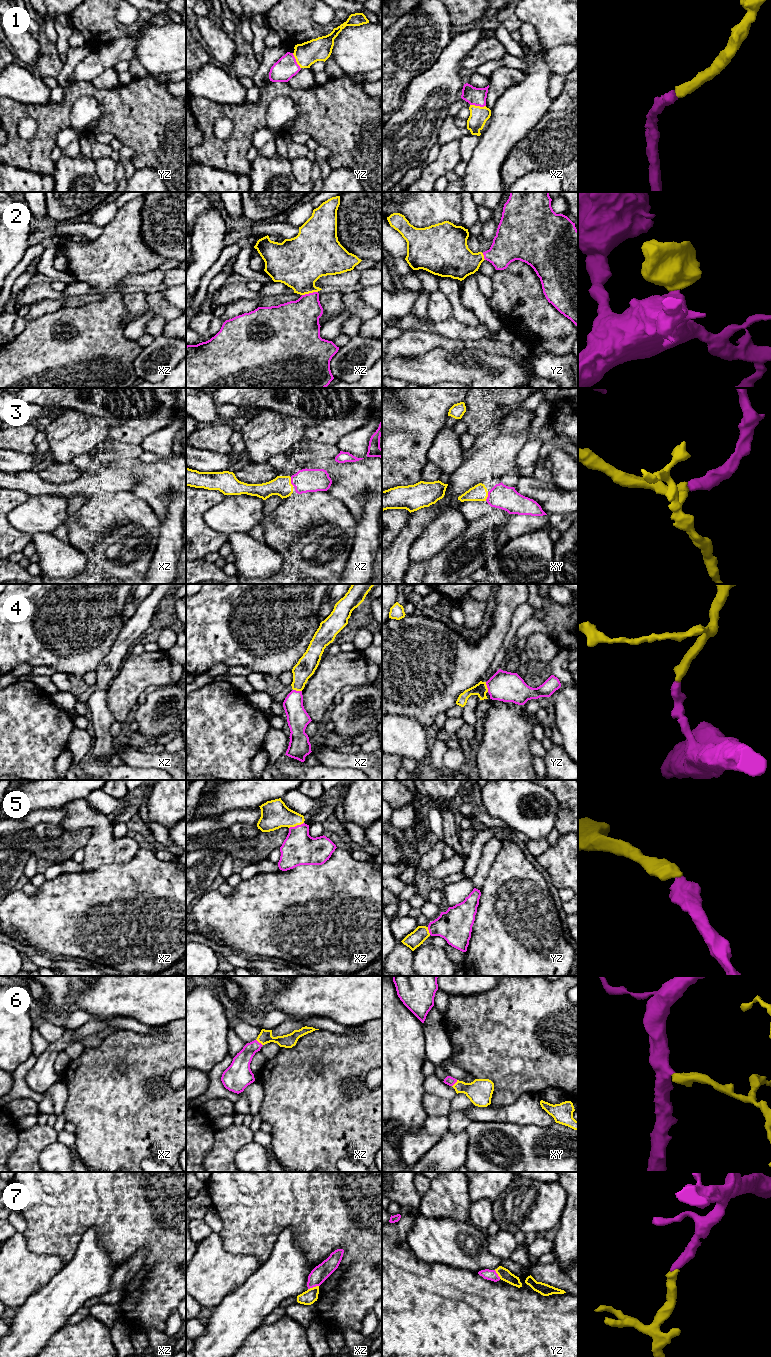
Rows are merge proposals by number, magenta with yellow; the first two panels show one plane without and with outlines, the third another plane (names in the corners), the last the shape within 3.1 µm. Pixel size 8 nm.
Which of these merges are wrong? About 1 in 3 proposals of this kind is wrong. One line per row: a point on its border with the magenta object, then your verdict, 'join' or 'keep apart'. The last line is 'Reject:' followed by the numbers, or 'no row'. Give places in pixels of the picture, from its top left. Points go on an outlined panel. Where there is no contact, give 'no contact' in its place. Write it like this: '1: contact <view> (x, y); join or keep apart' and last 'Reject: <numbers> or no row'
1: contact xz (478, 105); join
2: contact xz (309, 293); join
3: contact xz (291, 481); join
4: contact yz (487, 687); join
5: contact xz (297, 825); join
6: contact xz (258, 1042); join
7: contact xz (313, 1286); join
Reject: no row

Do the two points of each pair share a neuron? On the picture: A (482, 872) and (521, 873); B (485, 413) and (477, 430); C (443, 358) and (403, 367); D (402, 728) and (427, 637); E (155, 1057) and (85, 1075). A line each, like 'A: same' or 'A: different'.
A: different
B: same
C: same
D: different
E: same

